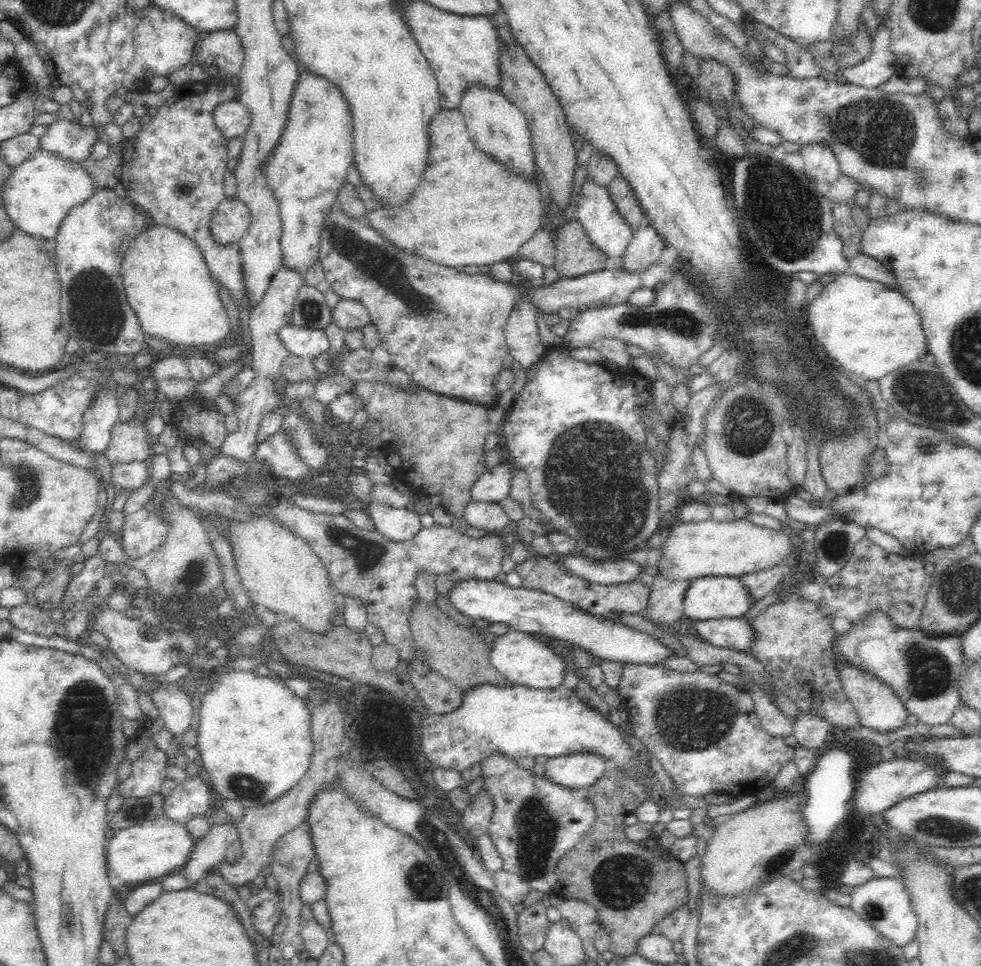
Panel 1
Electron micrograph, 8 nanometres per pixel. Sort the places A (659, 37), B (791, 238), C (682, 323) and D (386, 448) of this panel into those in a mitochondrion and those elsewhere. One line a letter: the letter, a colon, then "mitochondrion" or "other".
A: other
B: mitochondrion
C: mitochondrion
D: other

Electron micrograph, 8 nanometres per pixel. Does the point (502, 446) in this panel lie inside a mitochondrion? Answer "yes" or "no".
no

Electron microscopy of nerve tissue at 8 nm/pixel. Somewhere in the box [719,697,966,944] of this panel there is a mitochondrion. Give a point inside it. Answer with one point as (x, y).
(874, 910)

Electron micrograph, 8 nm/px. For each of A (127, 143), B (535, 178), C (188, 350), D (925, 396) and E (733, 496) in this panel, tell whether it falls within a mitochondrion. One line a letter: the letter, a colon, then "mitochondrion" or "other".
A: other
B: other
C: other
D: mitochondrion
E: other

